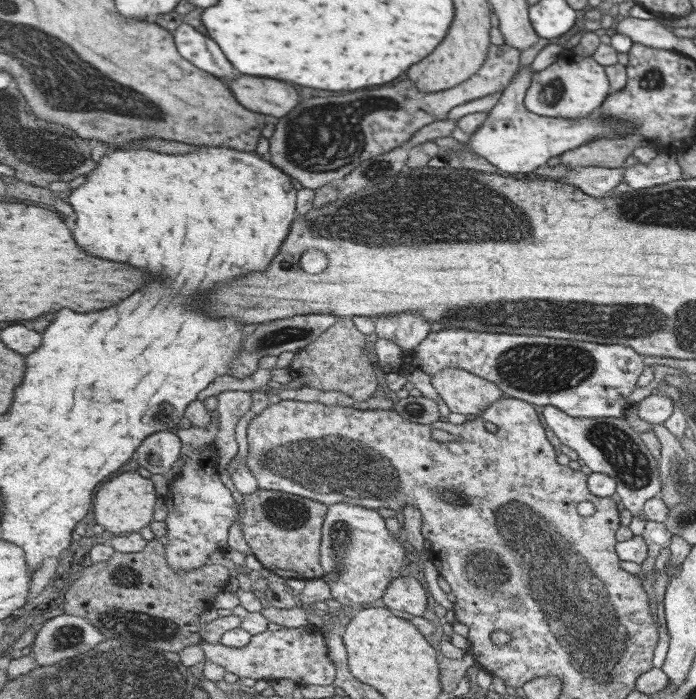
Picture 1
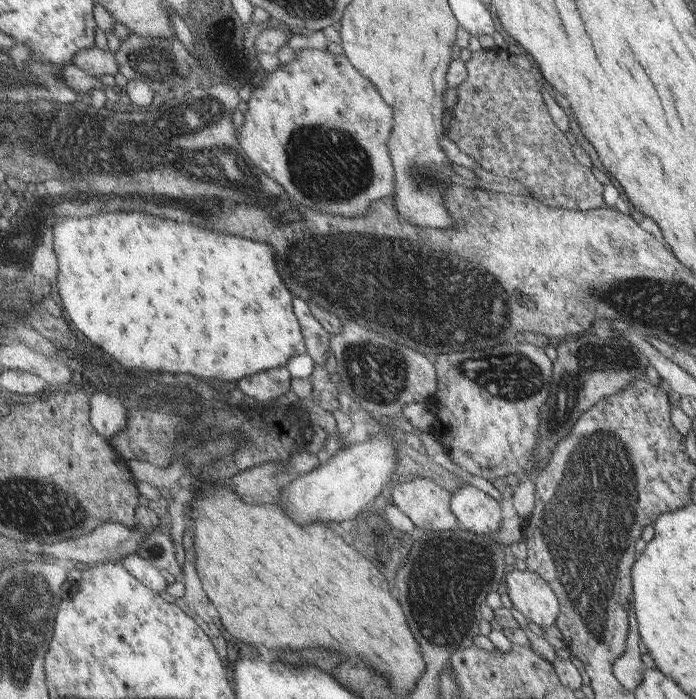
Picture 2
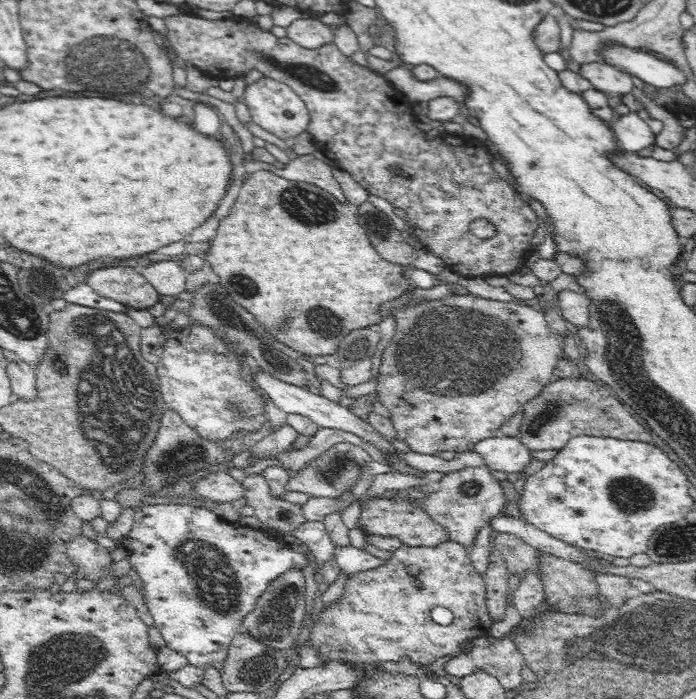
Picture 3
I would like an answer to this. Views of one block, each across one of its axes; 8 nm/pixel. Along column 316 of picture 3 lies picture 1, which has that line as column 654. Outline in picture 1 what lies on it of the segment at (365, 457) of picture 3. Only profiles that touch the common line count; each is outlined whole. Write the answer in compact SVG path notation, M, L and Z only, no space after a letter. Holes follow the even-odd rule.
M549 405L543 406L542 414L546 426L557 436L561 444L573 449L592 472L606 474L614 480L616 484L614 493L618 494L625 510L647 522L643 519L642 506L646 500L660 495L660 478L658 461L643 445L639 432L631 429L624 417L573 418Z

